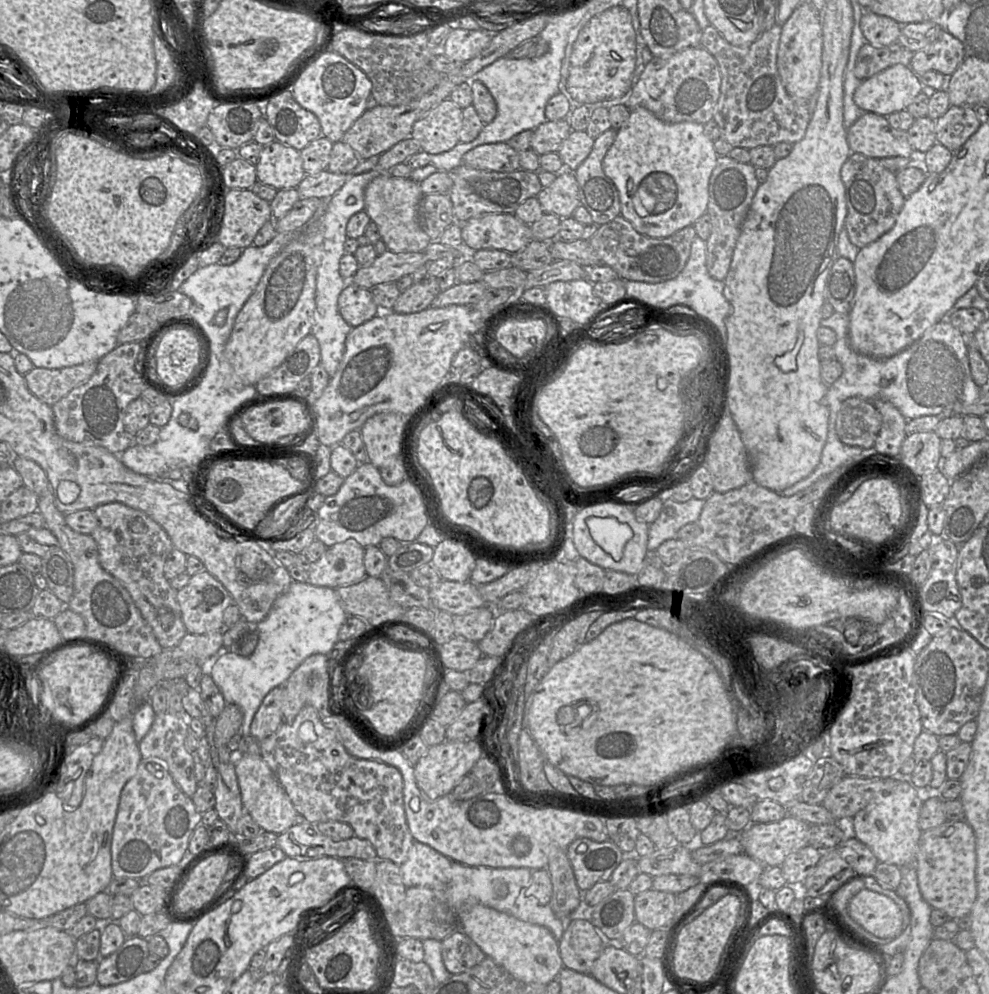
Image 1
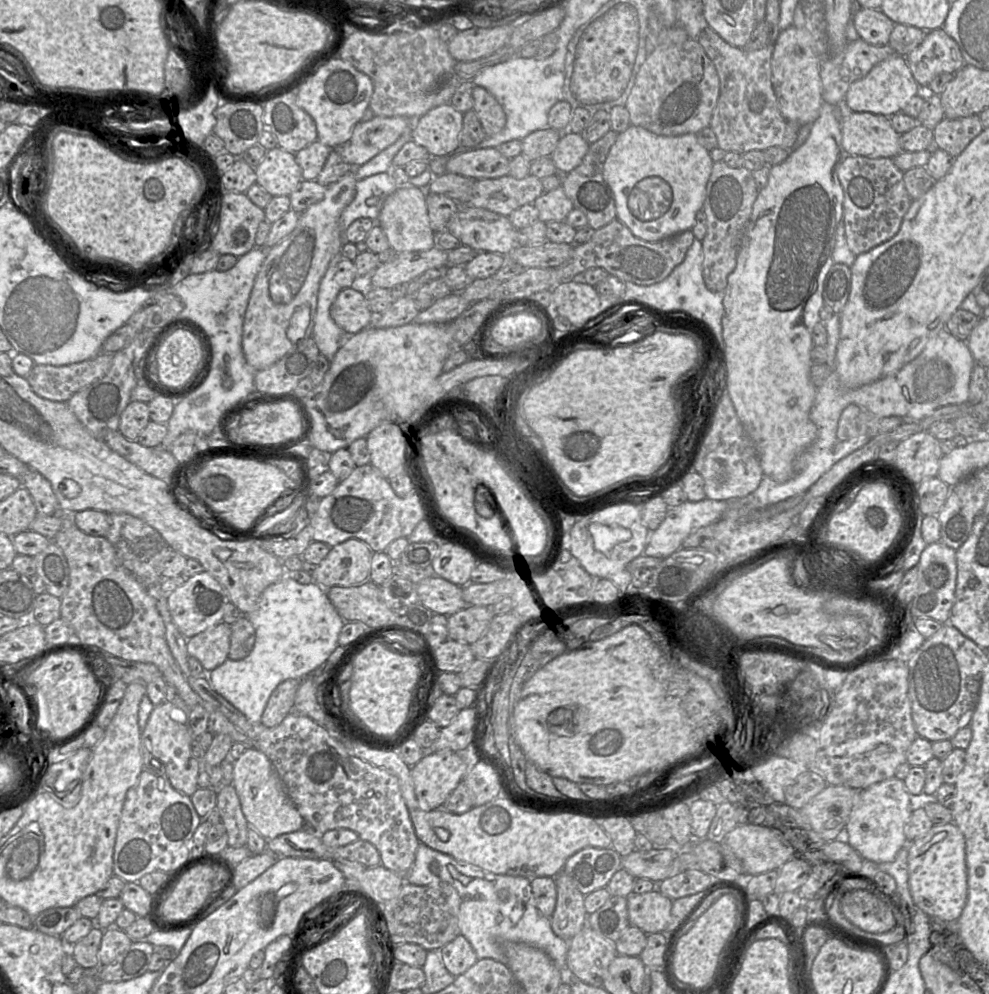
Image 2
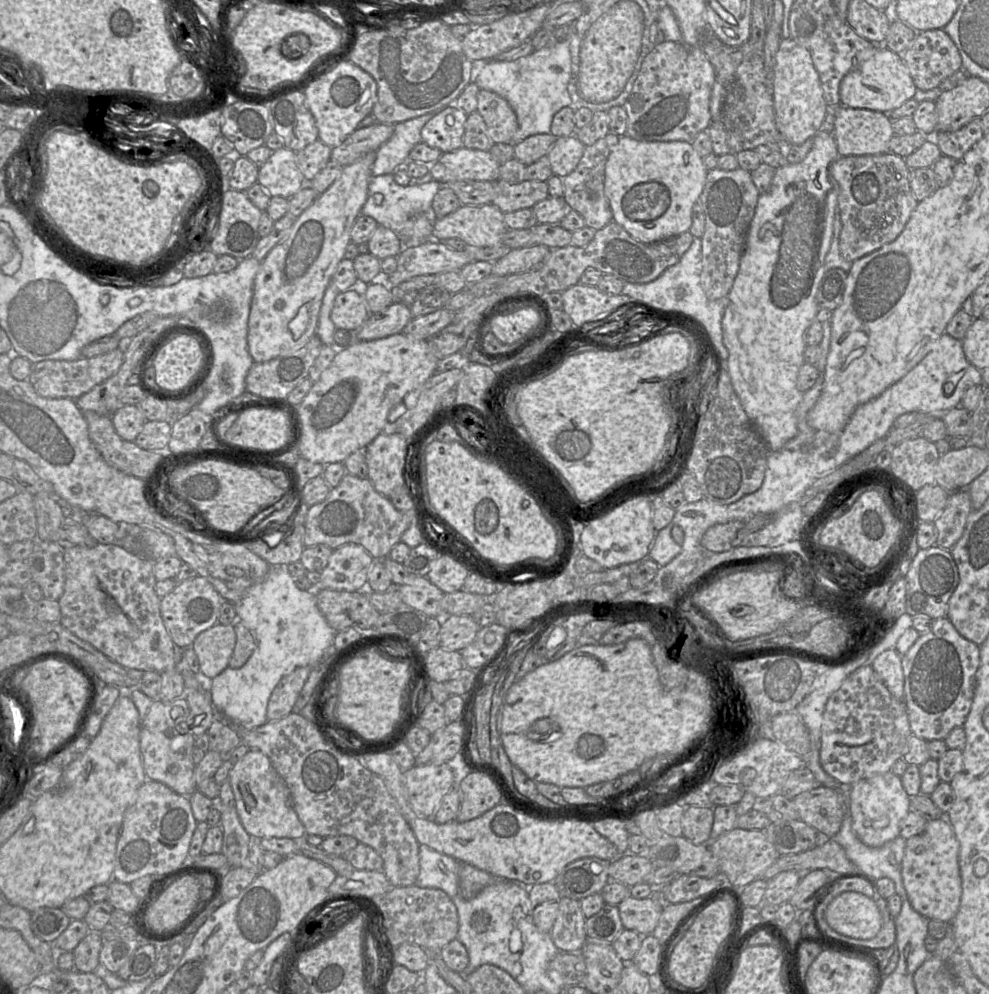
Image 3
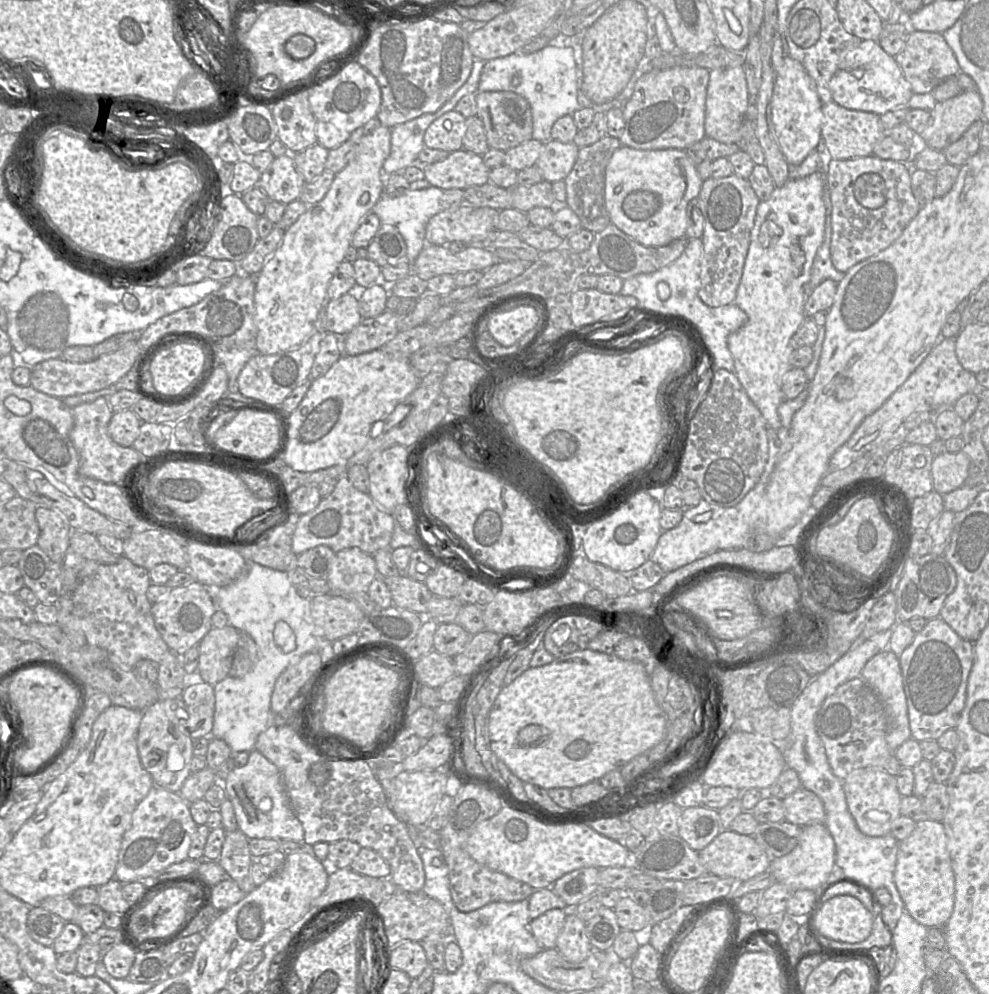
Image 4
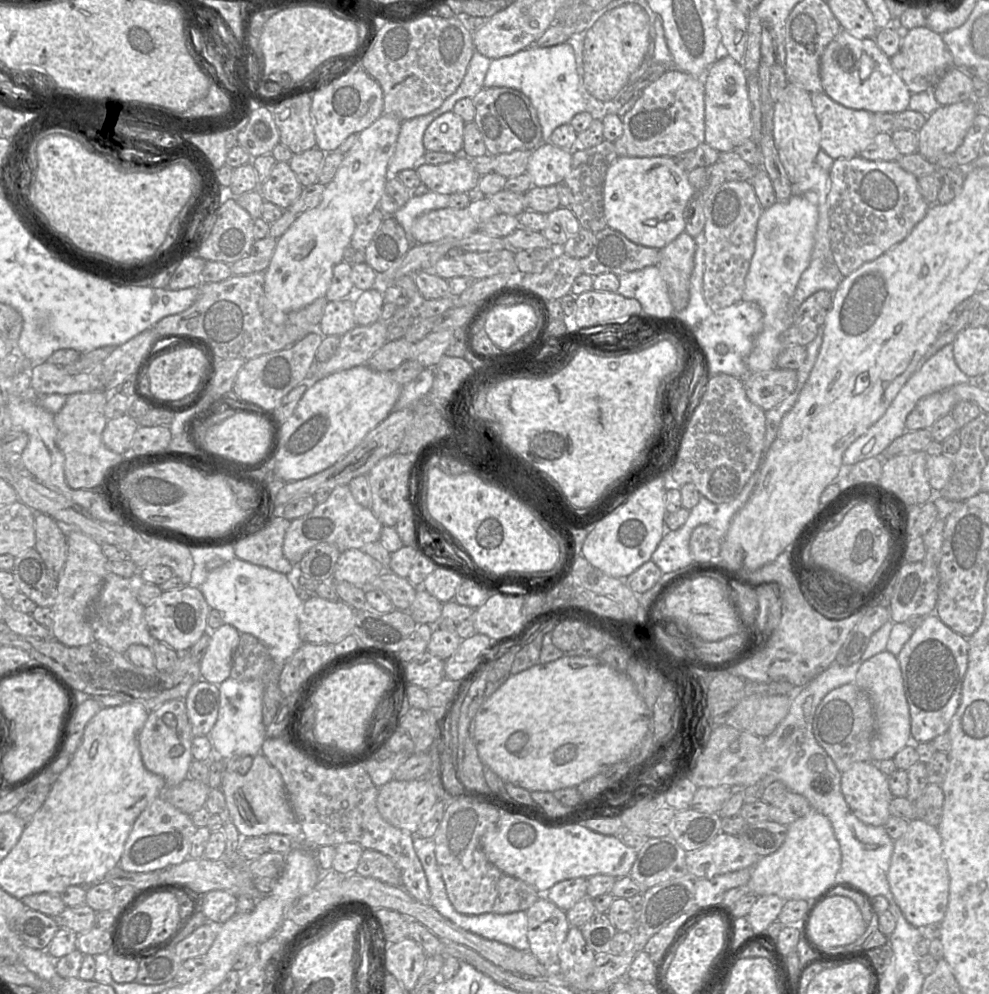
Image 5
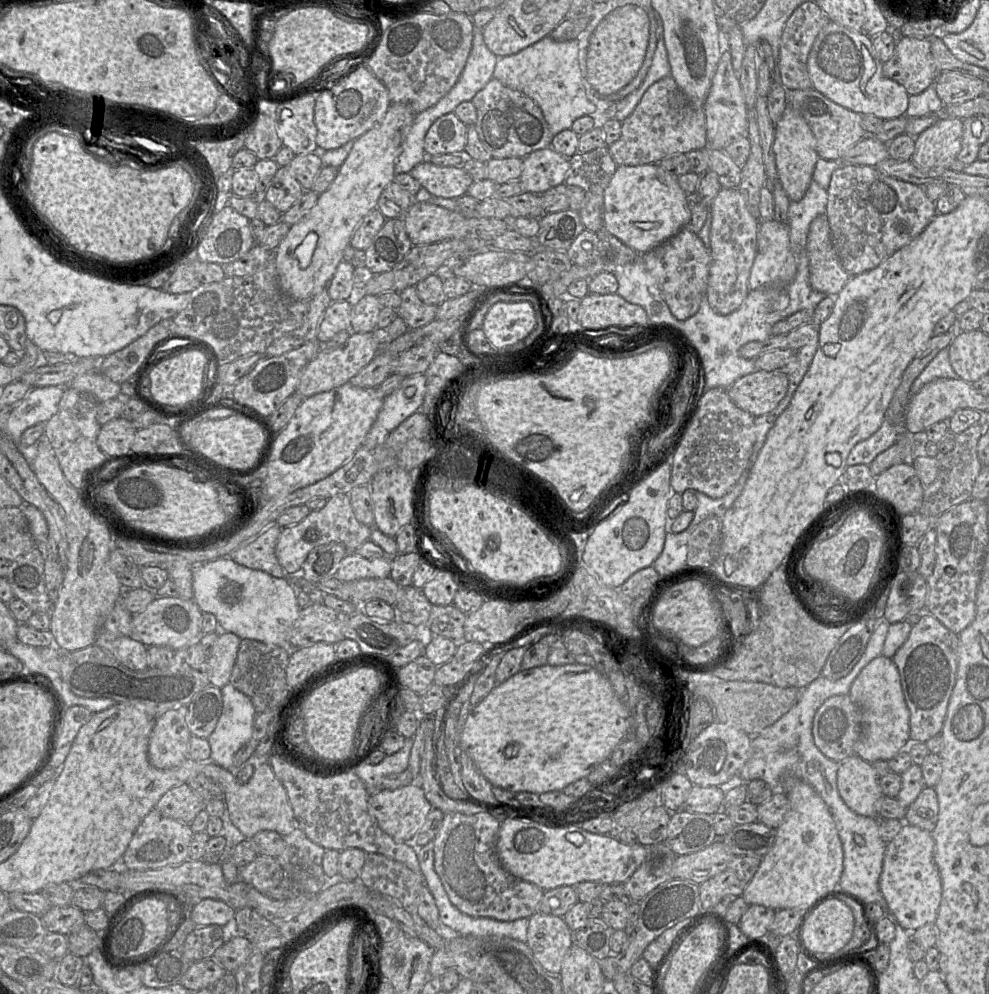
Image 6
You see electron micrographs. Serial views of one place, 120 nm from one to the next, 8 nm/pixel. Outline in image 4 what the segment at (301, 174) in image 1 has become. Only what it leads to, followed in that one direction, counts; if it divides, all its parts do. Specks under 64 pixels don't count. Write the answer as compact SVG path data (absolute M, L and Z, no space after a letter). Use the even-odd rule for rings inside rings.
M290 153L275 157L270 166L260 174L258 186L269 200L285 205L299 199L305 180L298 172Z

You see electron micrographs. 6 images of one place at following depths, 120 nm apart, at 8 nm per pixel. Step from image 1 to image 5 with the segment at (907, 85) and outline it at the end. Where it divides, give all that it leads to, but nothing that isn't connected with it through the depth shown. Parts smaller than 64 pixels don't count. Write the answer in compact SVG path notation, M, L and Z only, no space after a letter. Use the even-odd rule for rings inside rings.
M841 30L821 56L820 77L823 91L847 108L871 113L900 113L909 109L912 93L894 71L890 58L881 51L874 37L858 38Z

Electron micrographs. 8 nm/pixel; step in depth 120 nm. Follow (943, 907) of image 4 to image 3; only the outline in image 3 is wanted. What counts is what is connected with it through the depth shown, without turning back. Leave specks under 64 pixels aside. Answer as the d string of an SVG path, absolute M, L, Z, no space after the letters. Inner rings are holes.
M944 816L928 821L922 833L906 839L903 884L912 907L929 920L951 923L959 909L962 895L959 848L954 830Z

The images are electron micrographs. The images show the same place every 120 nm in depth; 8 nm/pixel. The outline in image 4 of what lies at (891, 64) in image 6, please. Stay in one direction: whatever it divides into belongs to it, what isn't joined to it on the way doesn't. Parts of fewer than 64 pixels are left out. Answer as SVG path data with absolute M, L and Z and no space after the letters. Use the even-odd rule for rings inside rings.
M910 30L904 47L894 59L910 83L913 93L916 94L932 92L945 79L961 72L952 49L942 33L938 32Z

